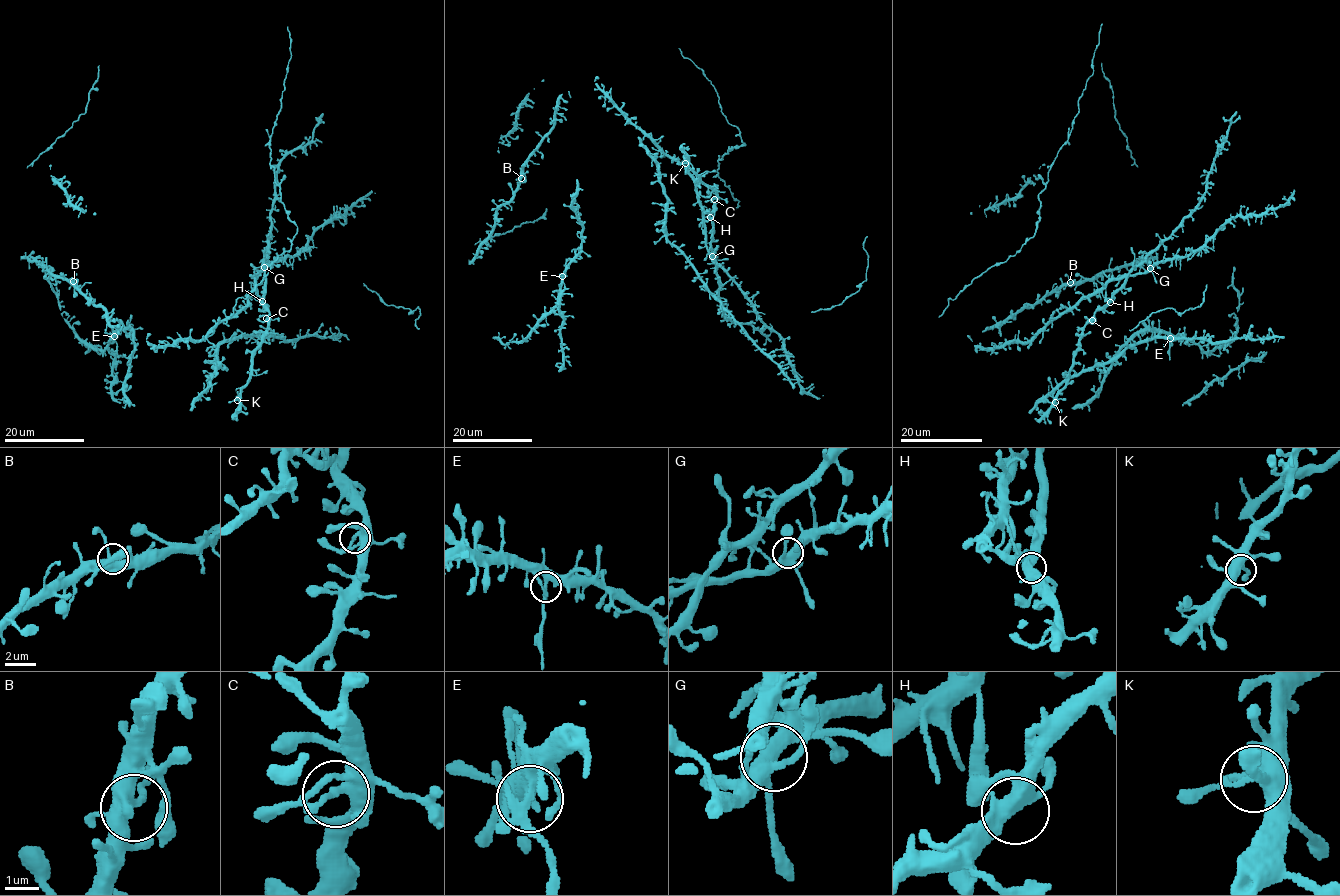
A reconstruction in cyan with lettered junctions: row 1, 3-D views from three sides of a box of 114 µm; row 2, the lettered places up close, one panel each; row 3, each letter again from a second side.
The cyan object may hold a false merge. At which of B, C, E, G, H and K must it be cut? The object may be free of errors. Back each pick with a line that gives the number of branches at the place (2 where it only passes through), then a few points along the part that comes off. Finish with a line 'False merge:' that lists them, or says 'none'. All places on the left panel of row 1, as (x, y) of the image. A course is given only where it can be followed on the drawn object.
E: 4 | (114, 336), (119, 358)
False merge: E

